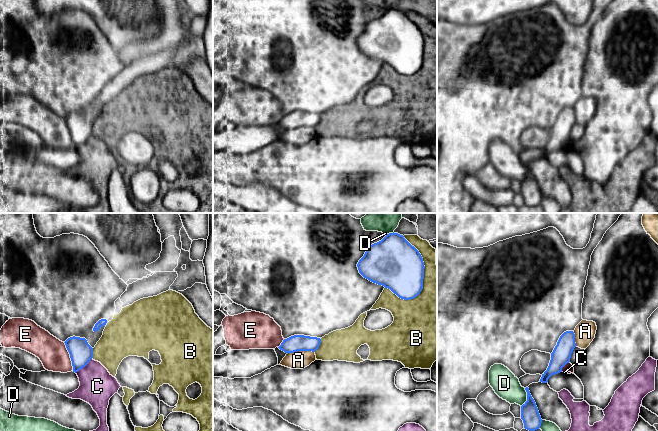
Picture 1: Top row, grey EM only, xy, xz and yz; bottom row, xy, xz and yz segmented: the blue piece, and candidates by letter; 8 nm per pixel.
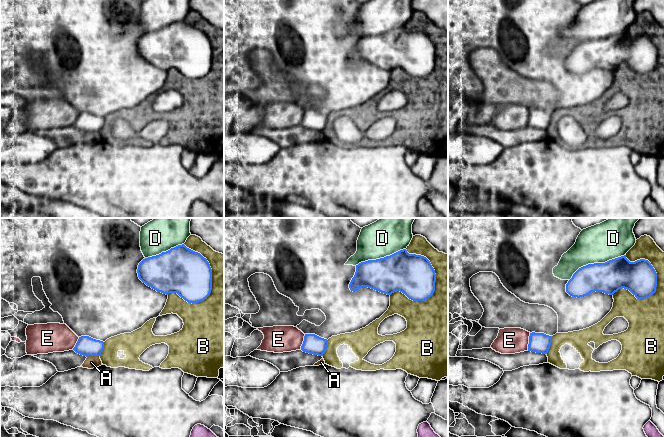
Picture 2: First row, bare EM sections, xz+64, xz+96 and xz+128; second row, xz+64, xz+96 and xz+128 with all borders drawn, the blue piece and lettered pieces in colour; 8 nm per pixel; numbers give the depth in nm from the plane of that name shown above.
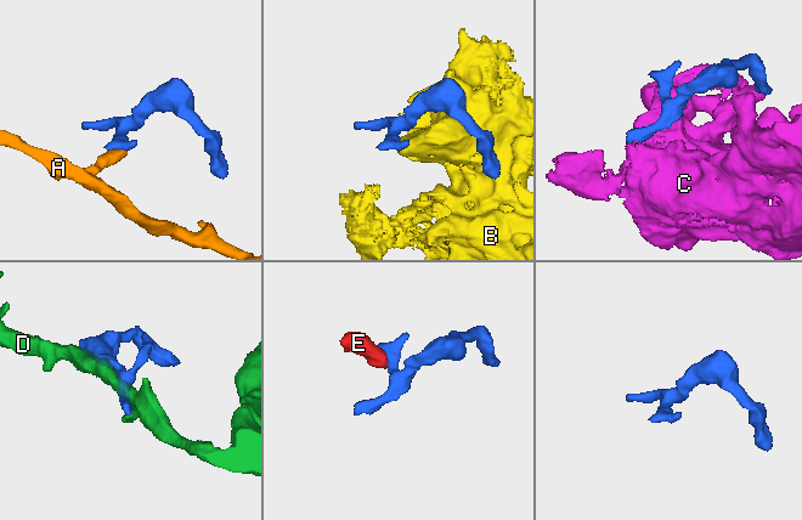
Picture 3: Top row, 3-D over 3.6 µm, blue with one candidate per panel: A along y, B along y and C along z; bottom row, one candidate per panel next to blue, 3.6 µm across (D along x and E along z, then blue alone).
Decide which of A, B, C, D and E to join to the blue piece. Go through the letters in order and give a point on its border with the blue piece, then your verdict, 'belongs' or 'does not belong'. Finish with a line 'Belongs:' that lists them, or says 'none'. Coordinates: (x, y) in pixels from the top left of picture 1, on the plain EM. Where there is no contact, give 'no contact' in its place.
A: xz (300, 126) | does not belong
B: xz (423, 46) | does not belong
C: xy (83, 142) | does not belong
D: yz (527, 173) | does not belong
E: xy (70, 132) | does not belong
Belongs: none

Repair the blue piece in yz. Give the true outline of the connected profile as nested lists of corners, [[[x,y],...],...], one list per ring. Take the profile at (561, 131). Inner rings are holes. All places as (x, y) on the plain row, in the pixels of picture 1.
[[[573,107],[564,108],[551,129],[551,136],[547,146],[542,150],[540,158],[547,159],[548,155],[562,148],[562,144],[570,138],[571,130],[576,123],[575,110]]]

